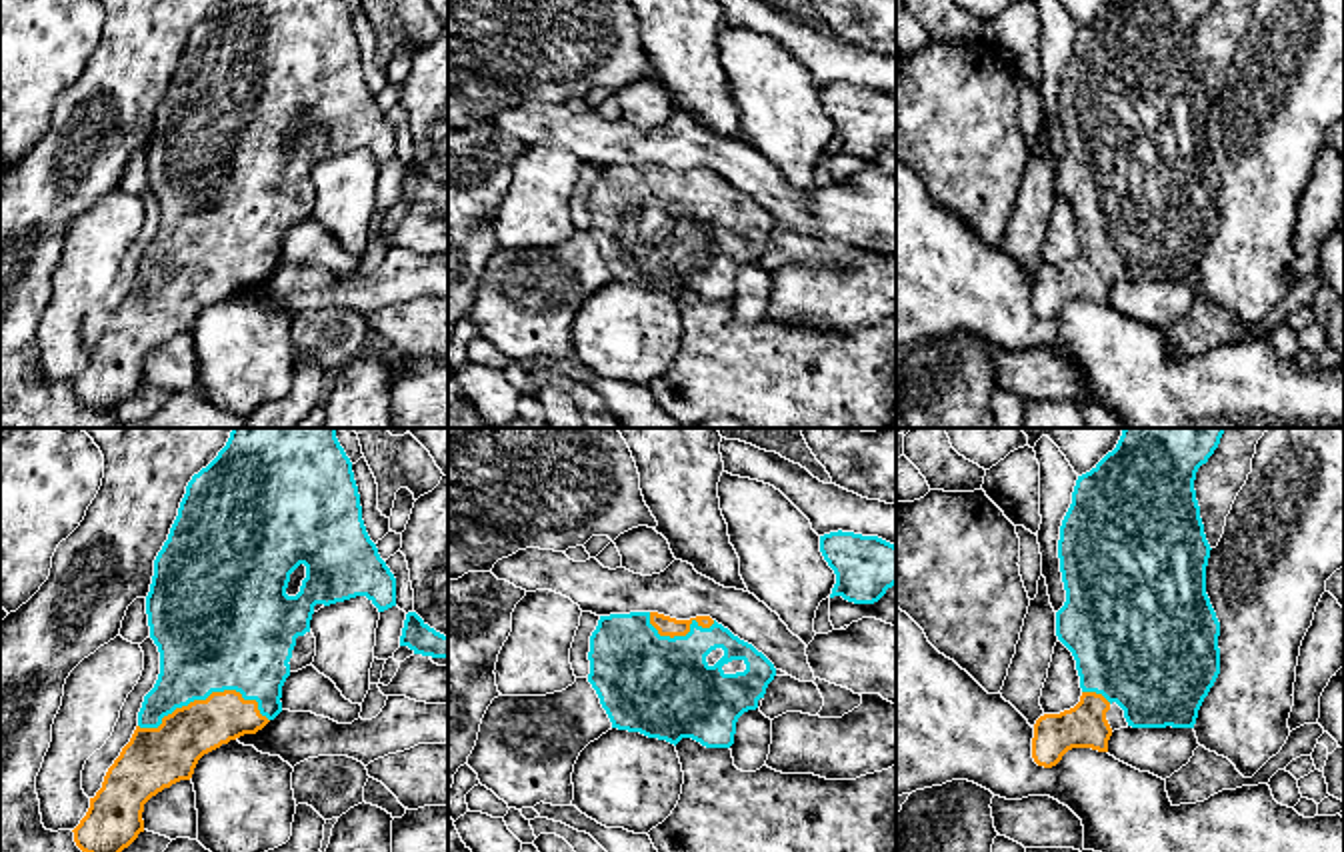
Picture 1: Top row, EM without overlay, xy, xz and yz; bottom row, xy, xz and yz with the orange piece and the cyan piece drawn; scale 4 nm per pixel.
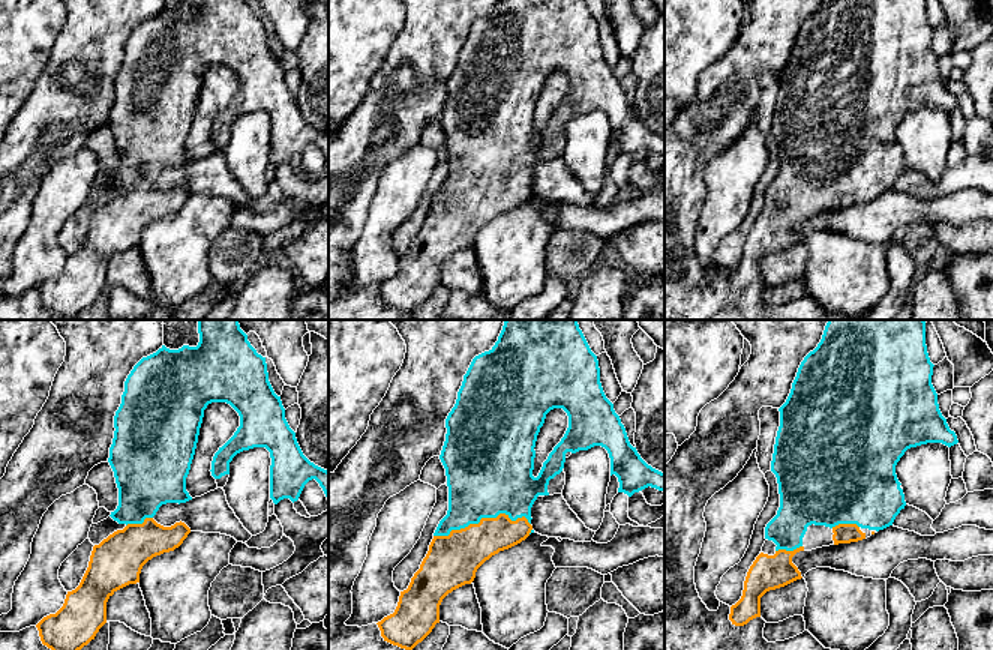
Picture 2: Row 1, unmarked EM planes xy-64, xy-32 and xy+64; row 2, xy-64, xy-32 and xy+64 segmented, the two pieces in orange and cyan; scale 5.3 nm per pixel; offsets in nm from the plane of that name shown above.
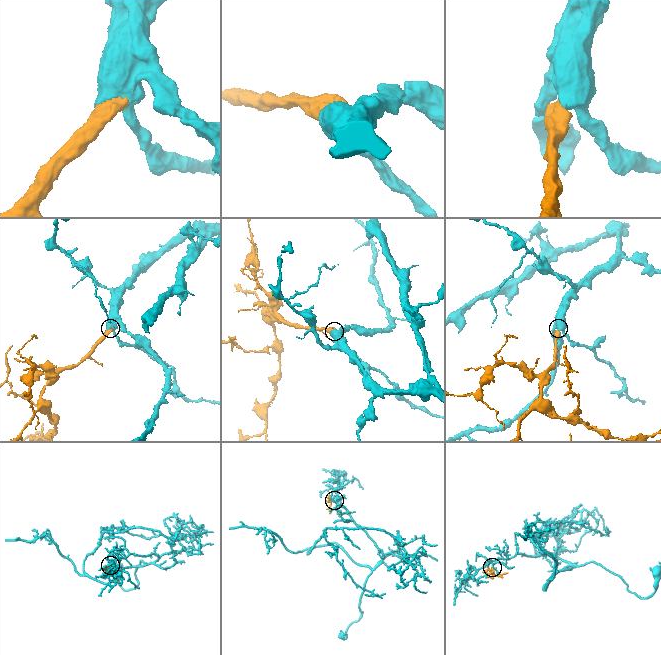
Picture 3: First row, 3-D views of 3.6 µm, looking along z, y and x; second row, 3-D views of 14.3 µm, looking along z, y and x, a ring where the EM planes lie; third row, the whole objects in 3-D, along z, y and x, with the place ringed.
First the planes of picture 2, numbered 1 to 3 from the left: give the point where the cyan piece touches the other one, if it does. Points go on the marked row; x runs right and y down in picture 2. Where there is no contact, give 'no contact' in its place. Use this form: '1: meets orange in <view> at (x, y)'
1: meets orange in xy-64 at (138, 524)
2: meets orange in xy-32 at (482, 518)
3: meets orange in xy+64 at (845, 524)

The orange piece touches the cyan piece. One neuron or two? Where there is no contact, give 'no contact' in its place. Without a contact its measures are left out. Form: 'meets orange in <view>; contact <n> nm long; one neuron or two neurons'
meets orange in xy; contact 550 nm long; one neuron

